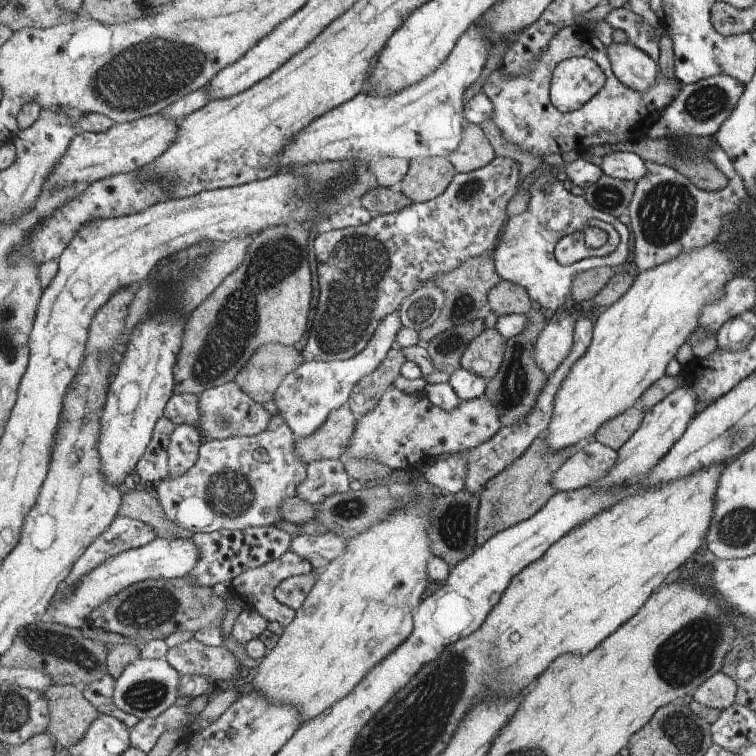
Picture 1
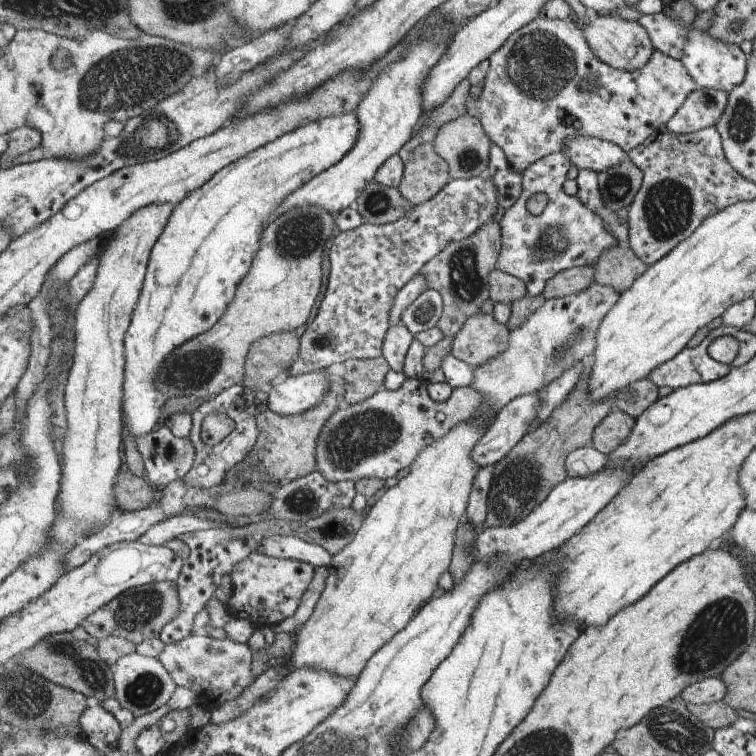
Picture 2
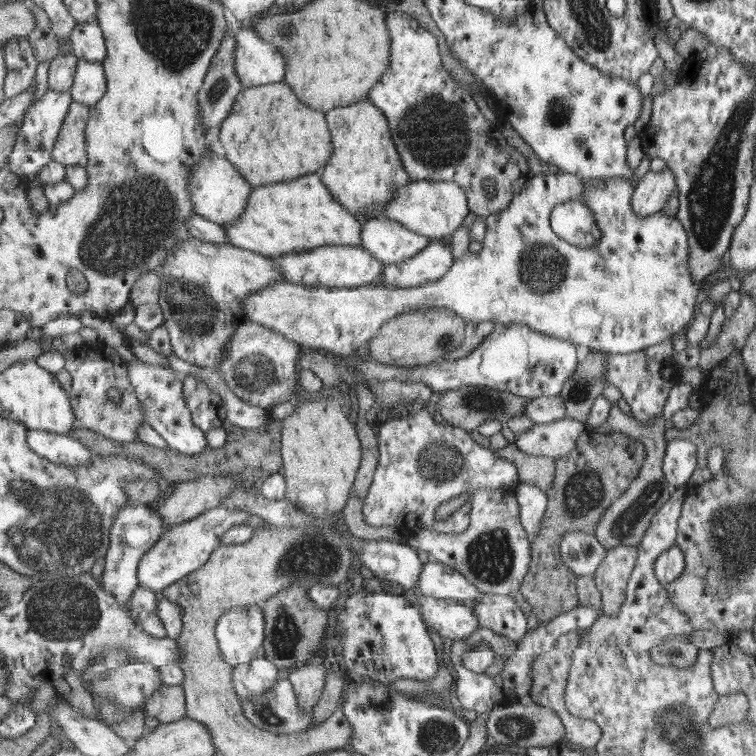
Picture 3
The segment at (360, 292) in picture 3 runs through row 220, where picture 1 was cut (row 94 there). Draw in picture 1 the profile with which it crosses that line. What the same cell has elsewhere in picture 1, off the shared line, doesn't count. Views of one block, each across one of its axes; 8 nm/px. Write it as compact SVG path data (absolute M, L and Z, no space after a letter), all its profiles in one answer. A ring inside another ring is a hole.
M573 24L562 28L552 38L541 60L530 73L508 77L500 67L484 82L482 91L493 103L491 119L505 139L525 152L543 158L548 154L573 154L573 150L582 153L597 145L617 146L644 140L651 126L660 120L664 110L682 88L683 84L679 80L666 77L658 69L648 91L632 89L613 72L607 46L589 29ZM573 57L589 58L600 64L601 70L605 72L605 86L583 108L565 113L553 104L550 90L556 66Z

